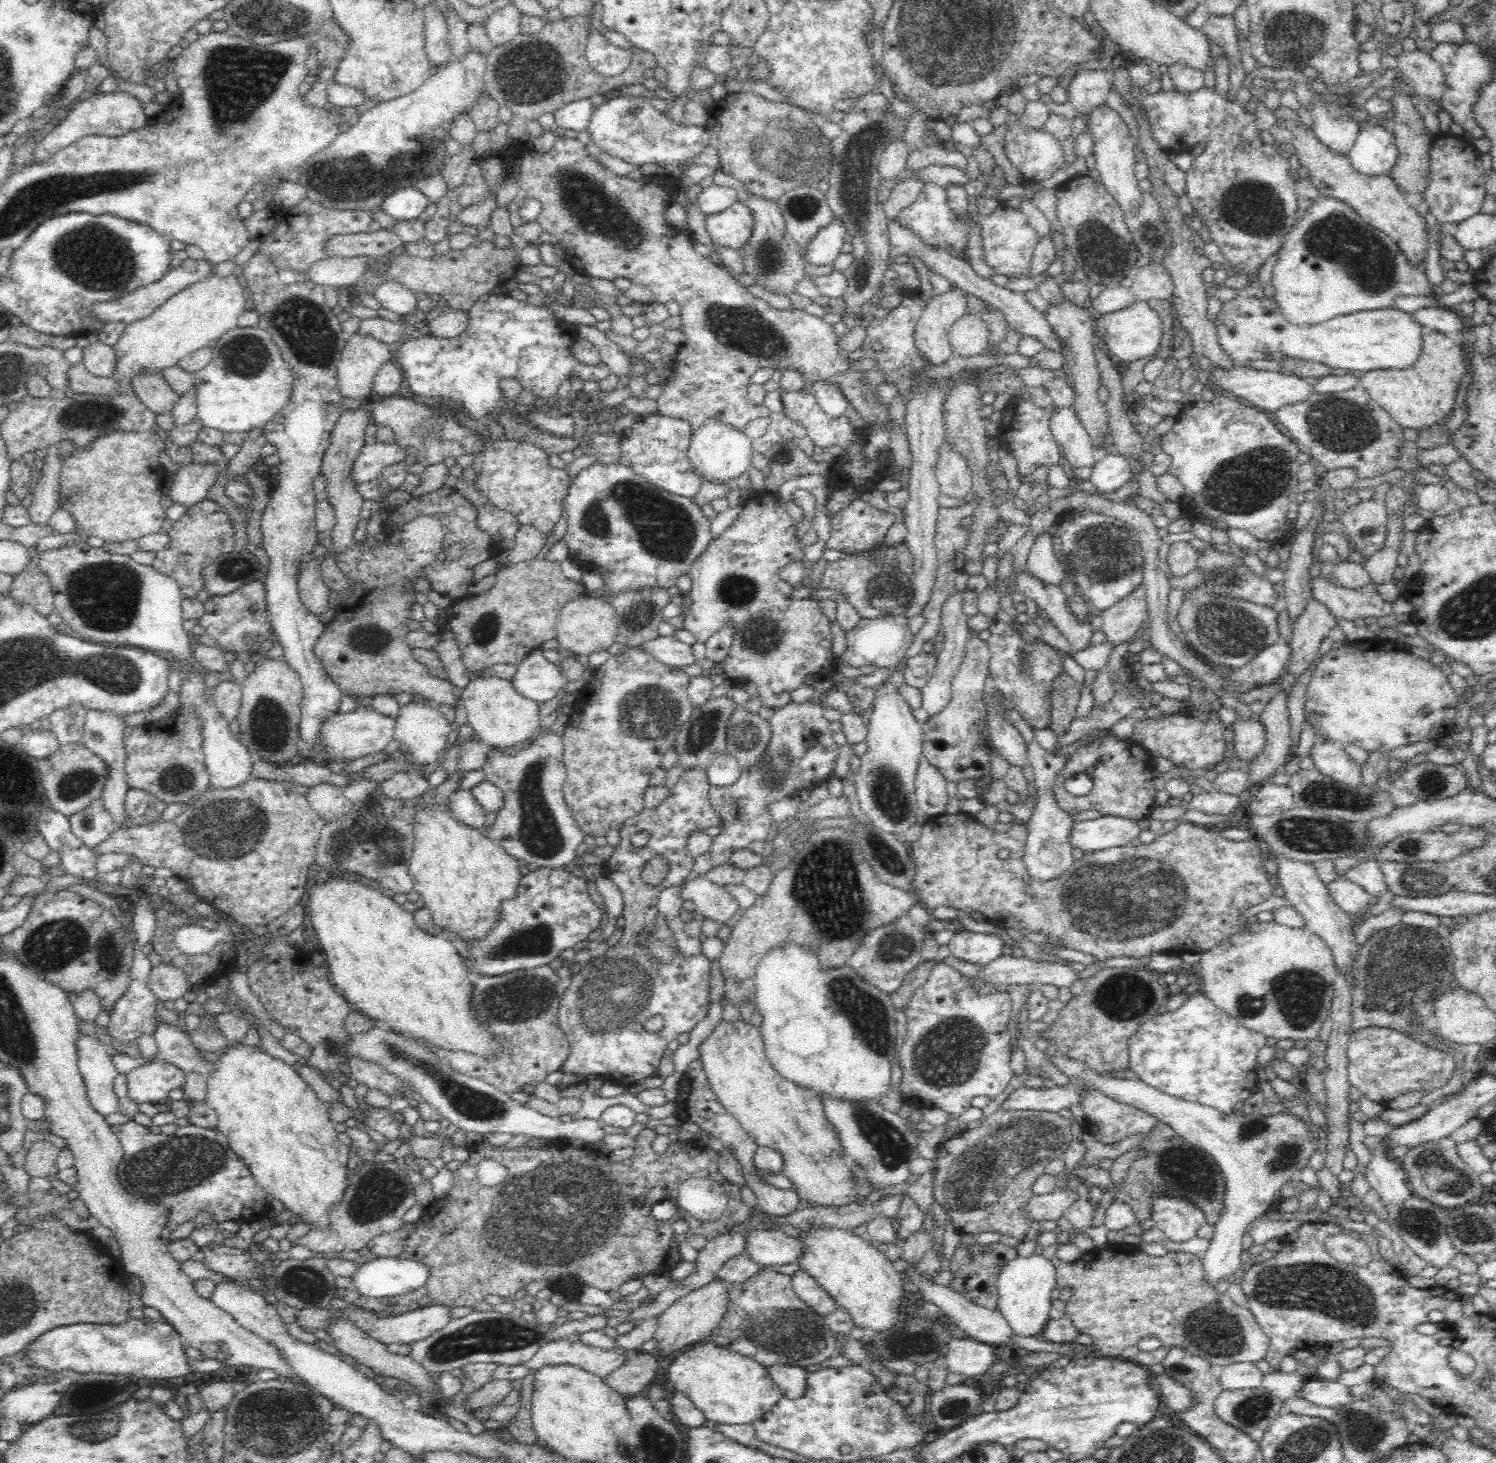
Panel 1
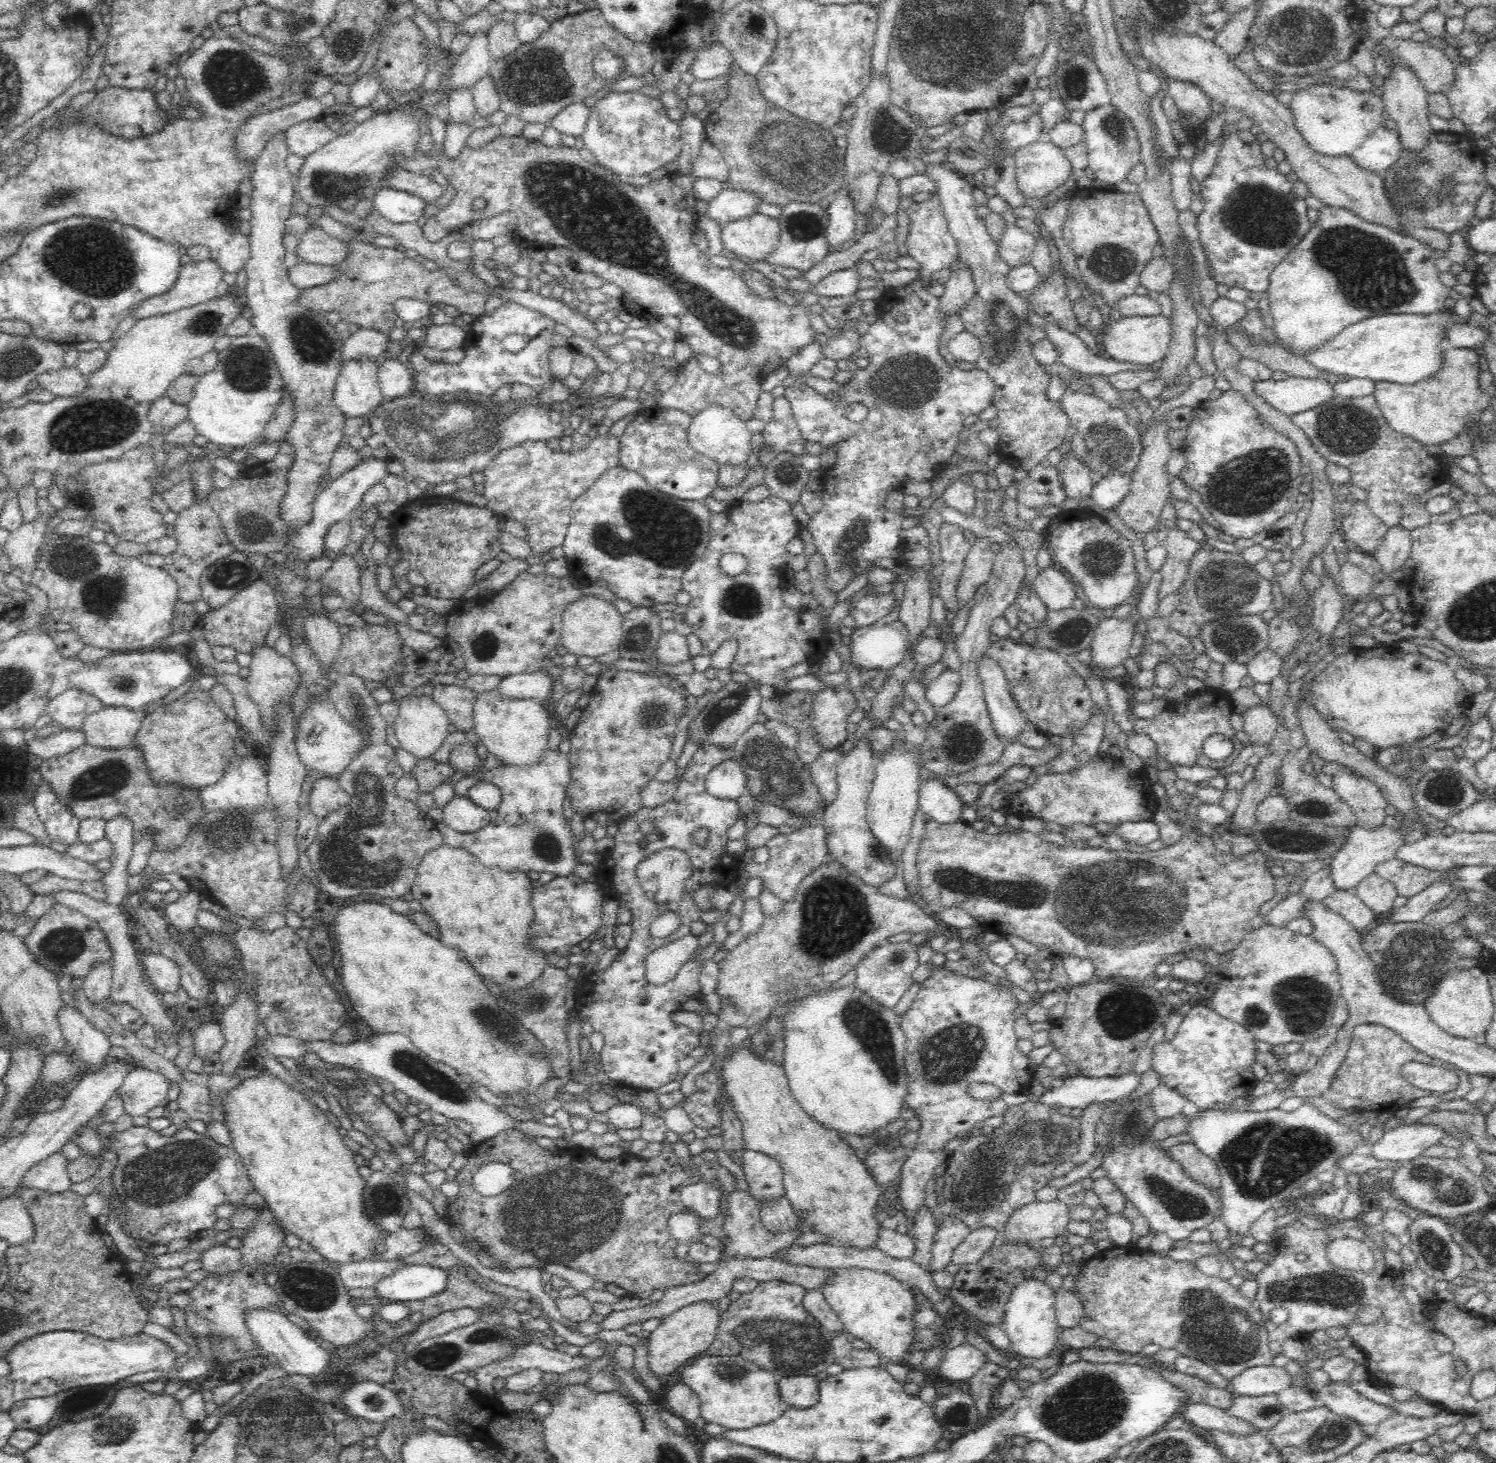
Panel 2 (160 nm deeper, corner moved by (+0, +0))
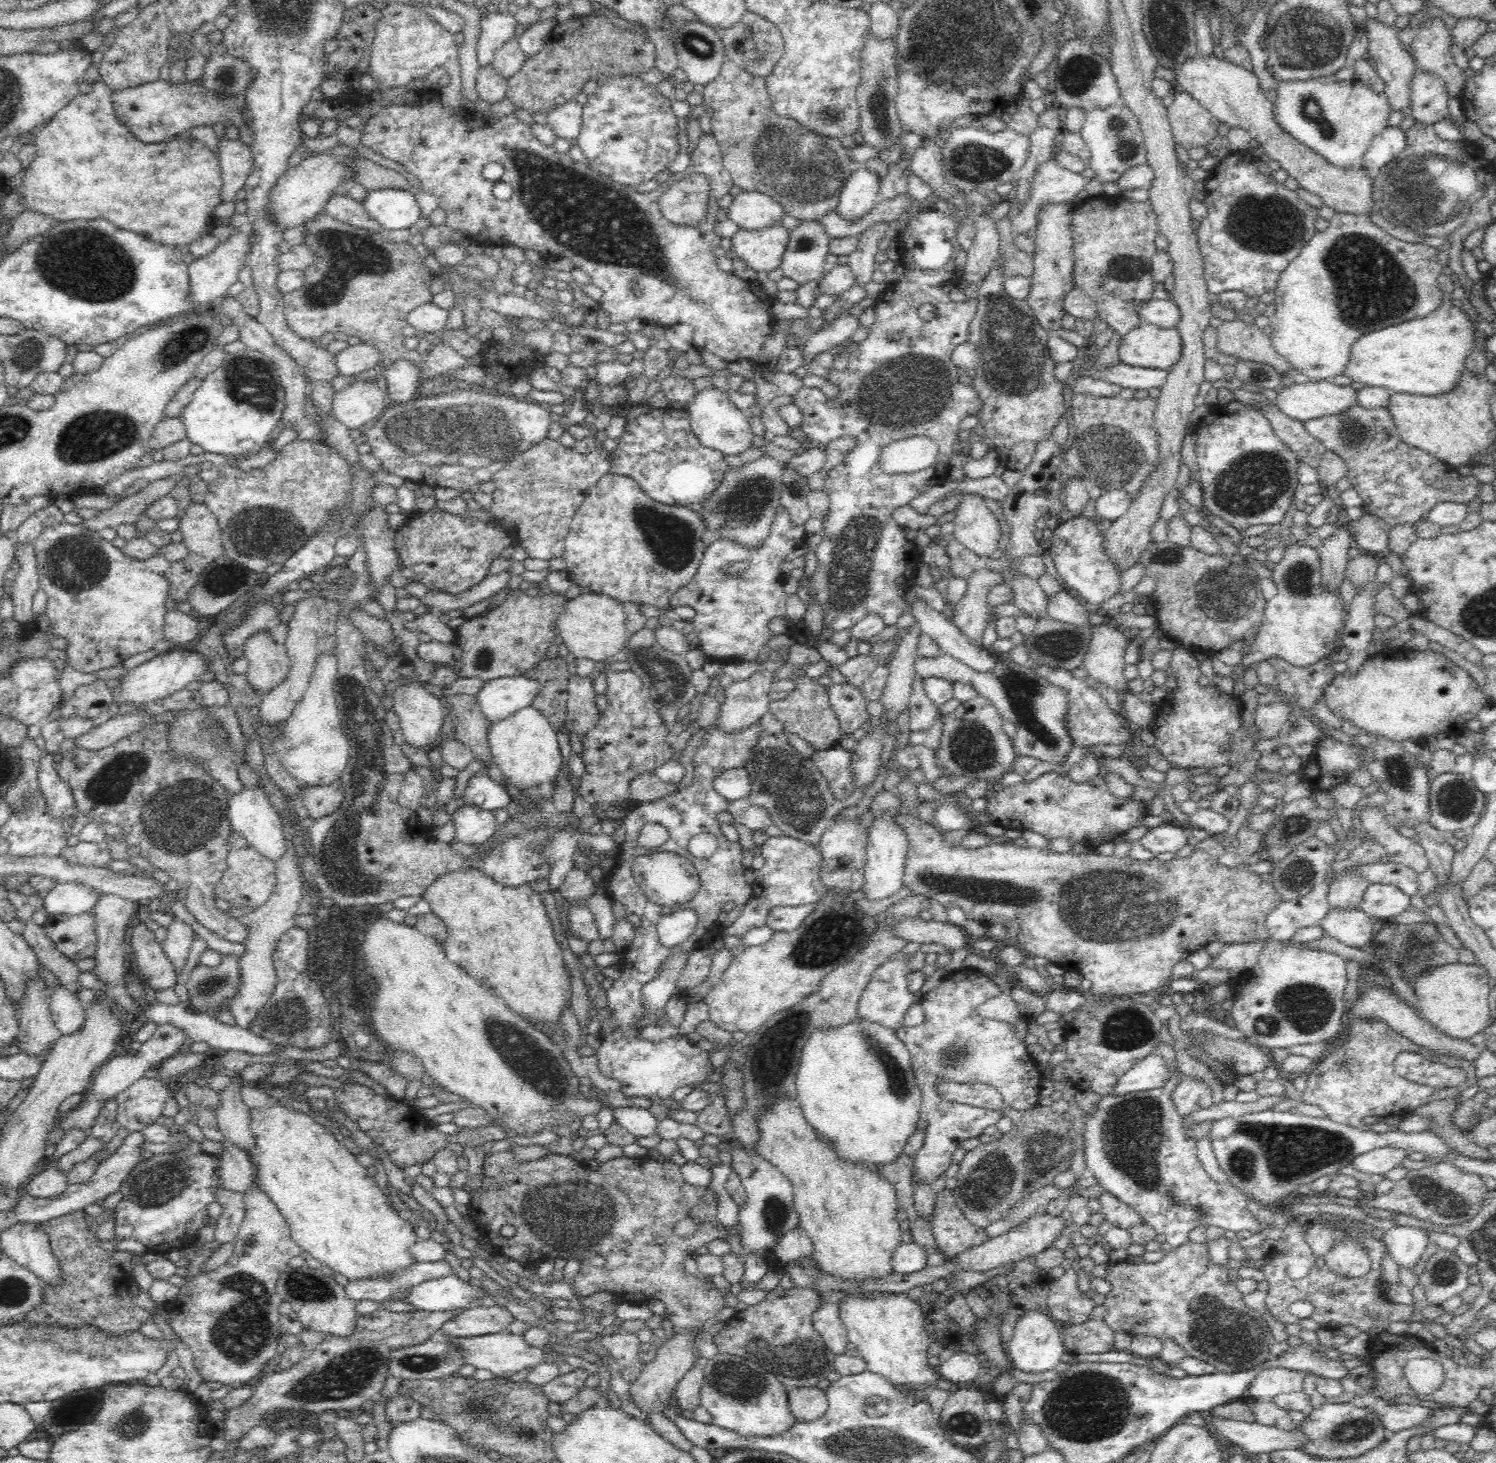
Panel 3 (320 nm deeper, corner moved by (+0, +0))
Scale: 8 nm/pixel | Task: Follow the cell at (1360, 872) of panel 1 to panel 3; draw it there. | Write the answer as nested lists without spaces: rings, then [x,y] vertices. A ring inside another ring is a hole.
[[[1392,884],[1369,885],[1362,900],[1362,911],[1367,916],[1385,921],[1397,917],[1411,907],[1410,895]]]

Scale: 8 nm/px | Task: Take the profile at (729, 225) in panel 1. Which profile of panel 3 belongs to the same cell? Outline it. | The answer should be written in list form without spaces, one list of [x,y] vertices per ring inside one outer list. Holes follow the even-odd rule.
[[[773,225],[757,231],[740,229],[732,237],[731,248],[754,273],[768,273],[781,265],[789,240],[789,230],[783,225]]]

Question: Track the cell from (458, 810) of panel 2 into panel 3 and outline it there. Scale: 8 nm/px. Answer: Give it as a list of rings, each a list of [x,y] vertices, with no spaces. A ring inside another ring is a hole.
[[[466,805],[452,816],[456,827],[456,841],[469,845],[484,844],[496,834],[499,827],[492,811],[478,807]]]

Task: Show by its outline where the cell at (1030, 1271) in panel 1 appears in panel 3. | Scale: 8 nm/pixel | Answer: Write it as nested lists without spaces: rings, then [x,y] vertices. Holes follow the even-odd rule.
[[[1026,1311],[1025,1315],[1019,1317],[1012,1342],[1007,1346],[1013,1369],[1025,1374],[1044,1374],[1044,1372],[1056,1371],[1058,1364],[1062,1363],[1062,1355],[1066,1352],[1060,1336],[1061,1328],[1042,1311]]]

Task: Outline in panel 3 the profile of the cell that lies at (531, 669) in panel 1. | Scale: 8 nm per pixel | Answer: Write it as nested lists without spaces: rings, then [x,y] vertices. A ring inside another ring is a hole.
[[[510,676],[486,681],[475,694],[476,703],[489,725],[530,706],[540,685],[523,676]]]

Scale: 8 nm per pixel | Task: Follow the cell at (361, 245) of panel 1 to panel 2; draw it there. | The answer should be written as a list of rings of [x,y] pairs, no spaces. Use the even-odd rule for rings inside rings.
[[[312,229],[310,232],[305,232],[299,236],[301,242],[297,245],[296,258],[298,263],[316,264],[320,266],[332,267],[338,262],[342,262],[346,258],[348,252],[348,243],[344,243],[335,237],[330,237],[322,229]]]

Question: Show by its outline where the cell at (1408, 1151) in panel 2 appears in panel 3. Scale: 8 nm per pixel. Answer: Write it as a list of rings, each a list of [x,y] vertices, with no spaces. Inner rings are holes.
[[[1380,1148],[1359,1155],[1351,1166],[1362,1172],[1362,1174],[1385,1175],[1394,1170],[1397,1166],[1402,1166],[1403,1161],[1409,1156],[1409,1153],[1399,1150],[1398,1148]]]

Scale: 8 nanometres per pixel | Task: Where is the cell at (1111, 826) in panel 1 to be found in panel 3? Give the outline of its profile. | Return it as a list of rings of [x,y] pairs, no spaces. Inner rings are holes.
[[[1170,825],[1156,827],[1147,832],[1139,840],[1152,854],[1171,852],[1176,854],[1189,842],[1185,828]]]

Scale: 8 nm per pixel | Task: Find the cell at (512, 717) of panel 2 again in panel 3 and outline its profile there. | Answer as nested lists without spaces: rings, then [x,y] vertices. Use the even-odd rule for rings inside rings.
[[[527,706],[496,724],[489,725],[487,739],[493,762],[500,768],[507,782],[524,791],[540,788],[540,784],[558,780],[563,754],[558,745],[557,731],[542,713]]]

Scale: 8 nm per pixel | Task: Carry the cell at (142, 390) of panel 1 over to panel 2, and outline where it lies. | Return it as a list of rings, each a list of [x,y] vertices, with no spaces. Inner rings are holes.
[[[167,396],[156,400],[150,408],[149,421],[154,435],[166,435],[174,432],[182,422],[187,420],[187,406],[171,402]]]

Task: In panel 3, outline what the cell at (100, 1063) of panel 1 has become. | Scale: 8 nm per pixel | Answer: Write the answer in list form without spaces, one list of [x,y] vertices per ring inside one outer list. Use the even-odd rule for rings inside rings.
[[[58,984],[52,989],[49,997],[49,1010],[56,1029],[62,1035],[79,1032],[85,1024],[85,1008],[80,1005],[76,994]]]

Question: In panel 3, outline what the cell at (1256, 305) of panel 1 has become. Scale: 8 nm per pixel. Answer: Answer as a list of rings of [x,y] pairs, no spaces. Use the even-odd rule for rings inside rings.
[[[1443,294],[1440,306],[1432,314],[1412,320],[1402,321],[1397,325],[1376,328],[1360,336],[1351,346],[1345,375],[1355,382],[1374,388],[1384,388],[1391,394],[1415,394],[1415,396],[1446,396],[1456,390],[1460,384],[1461,372],[1465,362],[1480,340],[1473,320],[1462,310],[1461,306],[1450,294]]]

